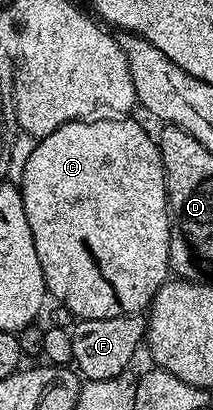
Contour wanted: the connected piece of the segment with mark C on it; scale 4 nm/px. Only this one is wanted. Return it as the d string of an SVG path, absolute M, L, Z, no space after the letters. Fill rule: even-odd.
M114 115L106 119L110 121L98 120L102 119L69 121L56 127L56 131L52 131L52 135L41 138L35 144L32 156L28 158L20 182L24 215L28 215L28 227L32 227L32 243L36 243L36 259L40 259L40 267L44 271L46 292L53 300L55 297L68 312L75 313L75 318L83 321L141 314L153 301L158 288L166 284L168 274L171 272L170 200L166 197L166 172L157 140L146 134L146 129L140 122L126 121L130 119L125 116Z

